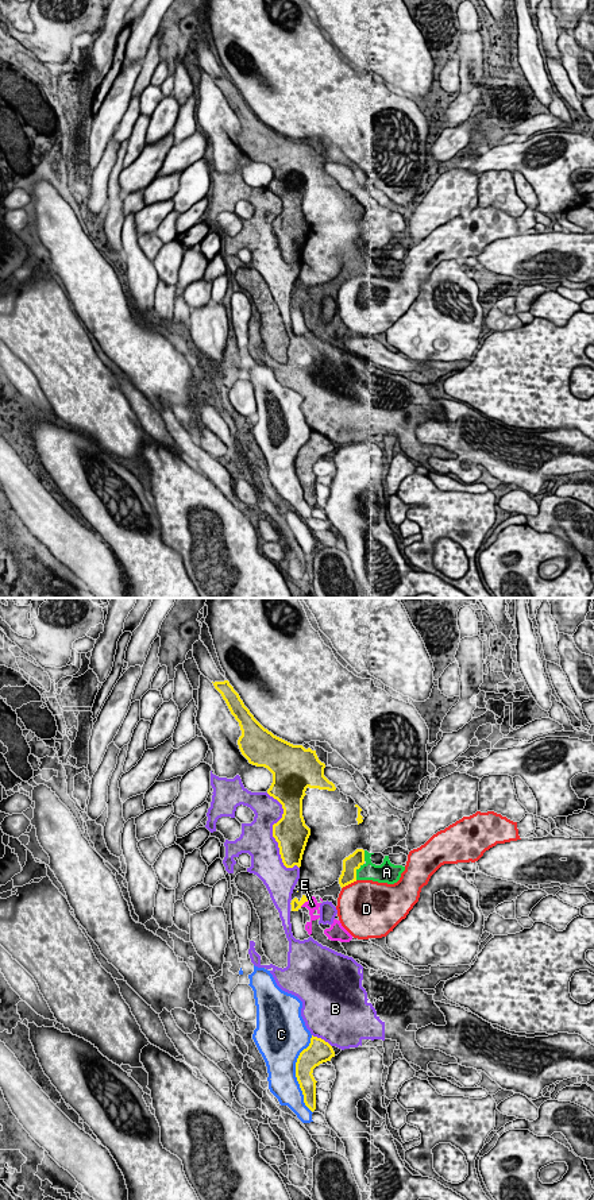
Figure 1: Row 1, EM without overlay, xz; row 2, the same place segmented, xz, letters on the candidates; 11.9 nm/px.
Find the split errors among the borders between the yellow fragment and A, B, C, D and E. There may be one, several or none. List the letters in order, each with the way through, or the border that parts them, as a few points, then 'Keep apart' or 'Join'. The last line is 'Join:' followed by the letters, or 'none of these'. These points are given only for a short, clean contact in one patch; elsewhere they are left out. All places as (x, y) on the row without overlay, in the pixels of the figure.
A: Join
B: Keep apart
C: Keep apart
D: Boundary: xz (357, 276), (342, 284). Keep apart
E: Path across: xz (296, 300), (304, 297), (312, 300). Join
Join: A, E

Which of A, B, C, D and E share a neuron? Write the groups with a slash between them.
A E / B / C / D

